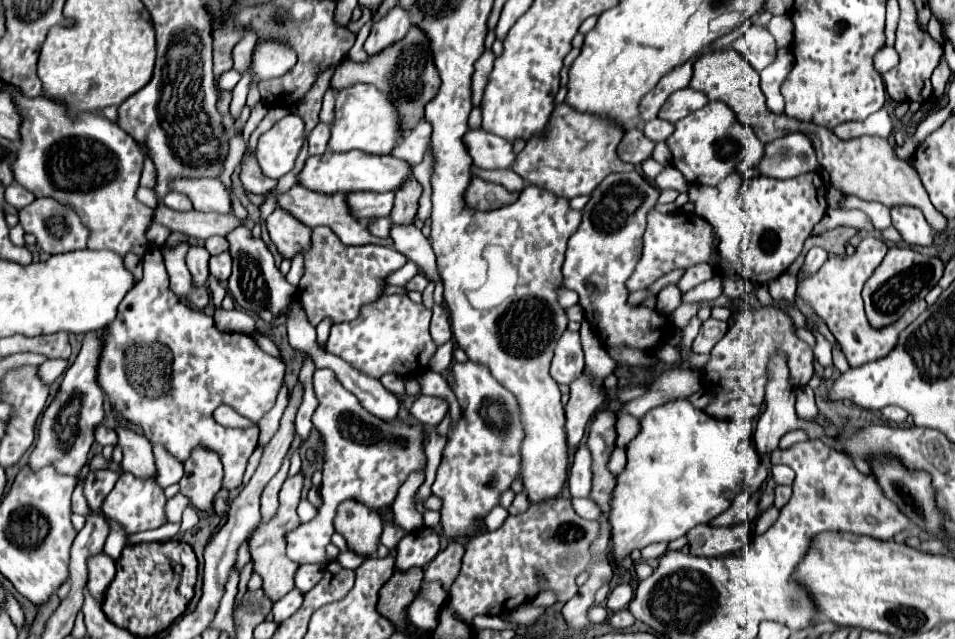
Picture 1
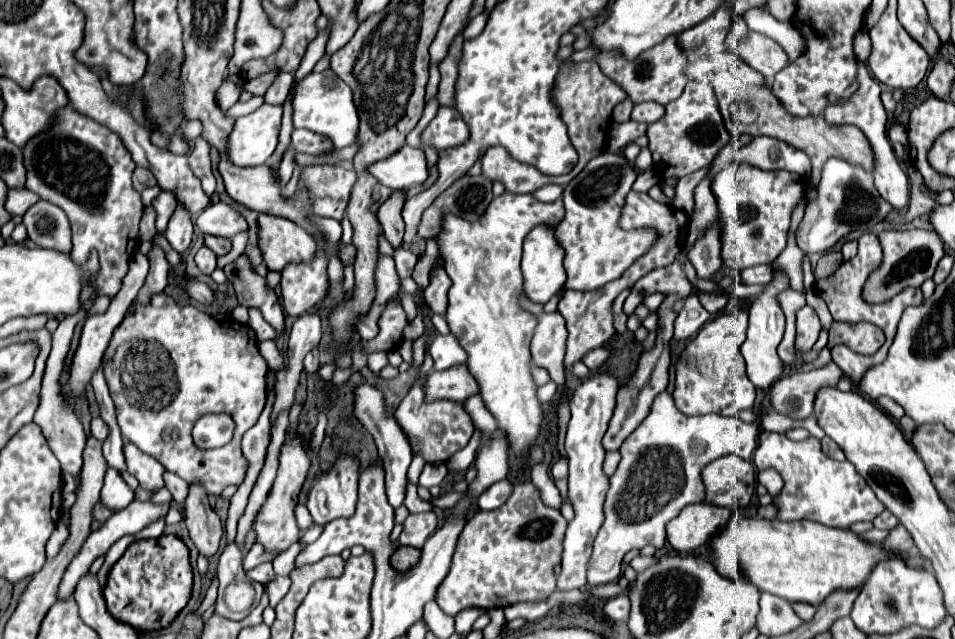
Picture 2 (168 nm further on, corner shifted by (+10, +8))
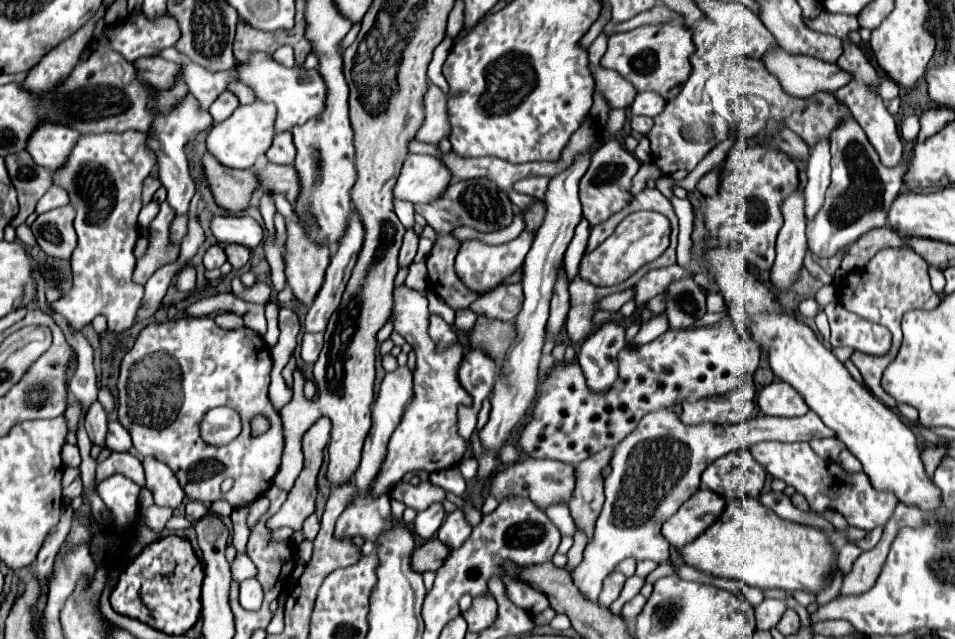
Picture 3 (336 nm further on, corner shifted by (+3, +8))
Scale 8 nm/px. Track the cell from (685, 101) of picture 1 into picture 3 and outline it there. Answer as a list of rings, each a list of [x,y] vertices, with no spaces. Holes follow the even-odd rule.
[[[679,22],[647,24],[631,32],[611,36],[609,48],[601,58],[601,66],[619,72],[637,88],[637,92],[655,92],[665,100],[675,98],[691,74],[689,56],[693,54],[695,48],[691,42],[691,30],[687,26],[671,26],[671,24]]]

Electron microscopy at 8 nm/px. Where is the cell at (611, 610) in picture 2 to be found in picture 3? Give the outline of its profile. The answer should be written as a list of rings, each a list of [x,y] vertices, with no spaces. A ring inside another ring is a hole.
[[[637,594],[631,602],[627,602],[625,606],[623,606],[623,610],[621,610],[621,616],[627,620],[627,622],[633,622],[635,620],[635,616],[641,612],[641,608],[643,608],[643,602],[647,602],[641,594]]]

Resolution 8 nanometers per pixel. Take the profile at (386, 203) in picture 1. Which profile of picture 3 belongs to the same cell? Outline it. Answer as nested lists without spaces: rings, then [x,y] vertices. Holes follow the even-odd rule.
[[[267,164],[263,172],[259,172],[261,188],[271,190],[273,194],[287,194],[287,200],[295,204],[301,194],[301,180],[293,166],[279,166],[279,164]]]

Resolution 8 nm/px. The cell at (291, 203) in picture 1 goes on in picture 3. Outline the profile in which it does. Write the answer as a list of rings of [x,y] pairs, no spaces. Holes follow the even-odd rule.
[[[213,154],[203,156],[203,166],[217,204],[233,212],[241,212],[251,206],[253,194],[259,190],[259,176],[255,170],[223,166]]]

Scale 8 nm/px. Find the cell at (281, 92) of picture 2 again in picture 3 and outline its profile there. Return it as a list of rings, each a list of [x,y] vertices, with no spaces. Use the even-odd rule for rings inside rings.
[[[231,84],[229,90],[239,96],[241,104],[253,104],[253,102],[257,102],[257,96],[255,96],[253,88],[247,86],[247,84]]]

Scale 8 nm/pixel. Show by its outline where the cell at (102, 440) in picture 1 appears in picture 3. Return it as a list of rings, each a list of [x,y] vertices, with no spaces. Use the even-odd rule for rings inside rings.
[[[115,420],[109,422],[109,432],[107,432],[107,448],[111,452],[129,452],[131,450],[131,436],[129,432]]]

